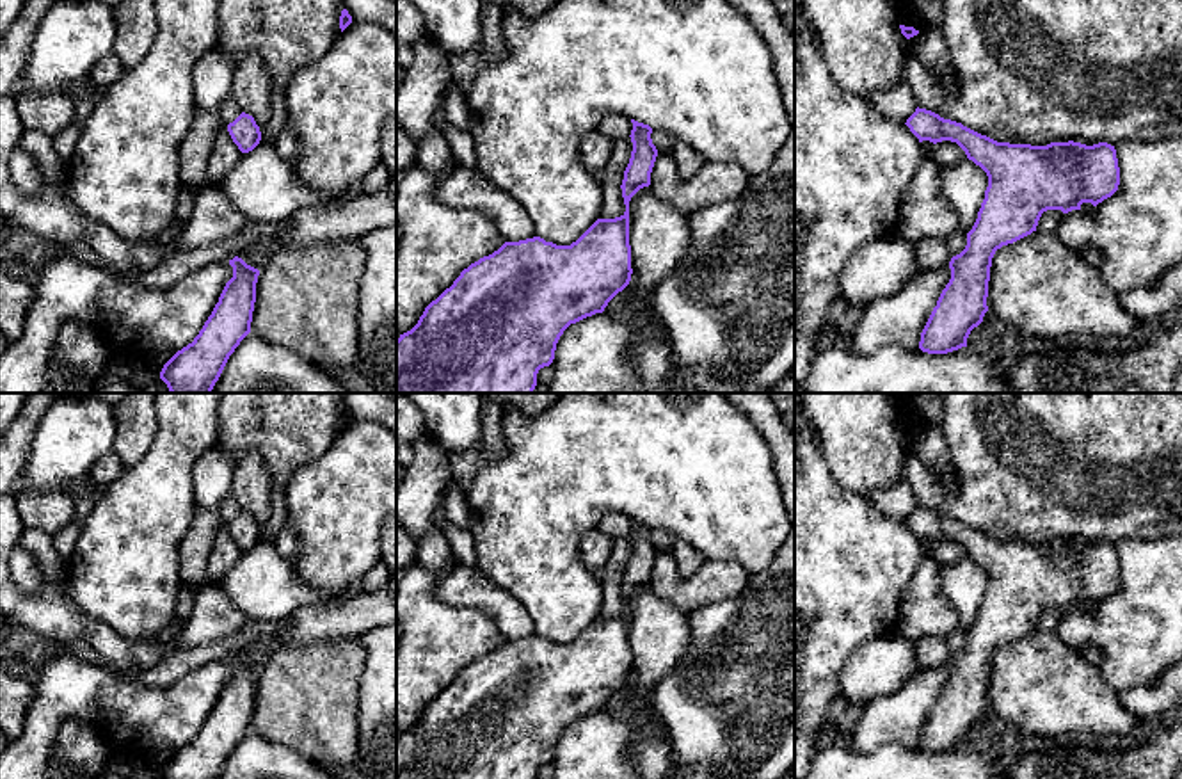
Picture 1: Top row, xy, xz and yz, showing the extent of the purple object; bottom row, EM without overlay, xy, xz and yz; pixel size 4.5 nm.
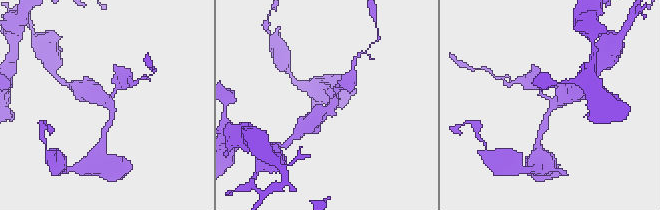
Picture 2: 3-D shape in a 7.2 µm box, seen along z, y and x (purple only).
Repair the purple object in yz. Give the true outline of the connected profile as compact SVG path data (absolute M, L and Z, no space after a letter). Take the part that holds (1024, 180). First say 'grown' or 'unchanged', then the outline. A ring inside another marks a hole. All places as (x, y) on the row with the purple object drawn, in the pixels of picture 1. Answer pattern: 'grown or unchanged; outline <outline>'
unchanged; outline M919 107L905 124L919 142L956 142L988 176L978 219L967 233L967 245L951 258L951 279L921 333L922 352L947 354L967 347L970 331L988 311L995 251L1036 231L1047 210L1068 213L1081 210L1082 203L1097 206L1111 197L1120 185L1120 167L1116 149L1107 142L997 142Z

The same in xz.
unchanged; outline M631 119L633 151L624 171L622 197L626 212L615 219L597 219L571 245L556 245L540 237L505 242L460 272L450 288L432 301L418 324L396 340L396 393L533 393L537 373L549 366L563 331L587 317L603 313L608 302L631 281L629 201L651 185L658 157L649 124Z

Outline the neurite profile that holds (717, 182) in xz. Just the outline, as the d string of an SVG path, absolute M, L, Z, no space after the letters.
M663 151L656 157L651 187L659 199L681 212L695 213L743 194L750 178L739 165L707 162L695 178L683 181L672 153Z

